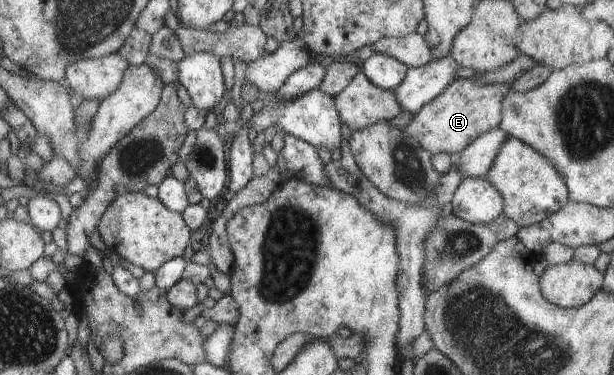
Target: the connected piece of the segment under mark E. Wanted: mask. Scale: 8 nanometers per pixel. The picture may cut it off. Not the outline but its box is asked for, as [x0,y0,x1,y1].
[402,78,513,155]

